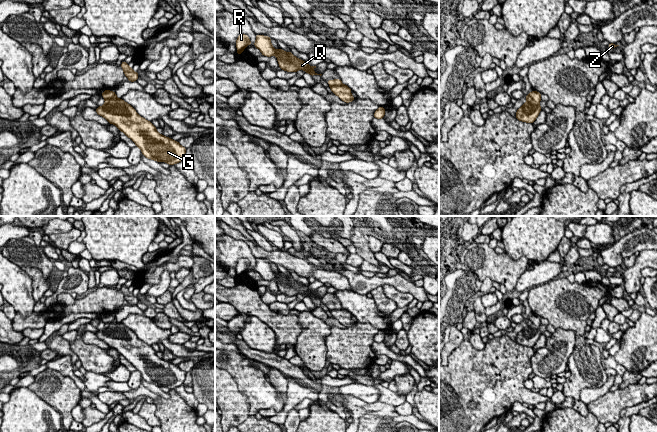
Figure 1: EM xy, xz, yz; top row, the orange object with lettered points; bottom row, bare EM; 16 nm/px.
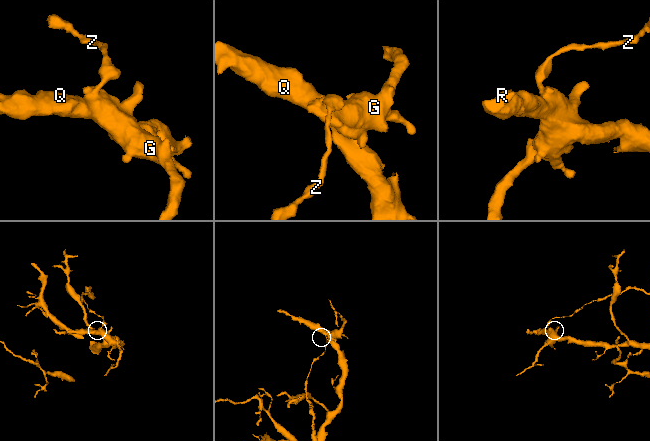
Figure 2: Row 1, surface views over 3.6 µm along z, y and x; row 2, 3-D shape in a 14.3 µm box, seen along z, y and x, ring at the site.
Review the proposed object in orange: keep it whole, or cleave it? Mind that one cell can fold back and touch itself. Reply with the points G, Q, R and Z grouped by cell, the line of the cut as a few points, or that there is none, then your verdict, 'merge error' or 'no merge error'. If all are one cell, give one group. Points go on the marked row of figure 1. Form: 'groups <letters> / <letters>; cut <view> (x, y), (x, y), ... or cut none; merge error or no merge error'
groups G Q R / Z; cut xz (341, 83), (330, 86); merge error

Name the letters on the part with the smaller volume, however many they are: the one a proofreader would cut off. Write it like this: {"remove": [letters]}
{"remove": ["Z"]}

